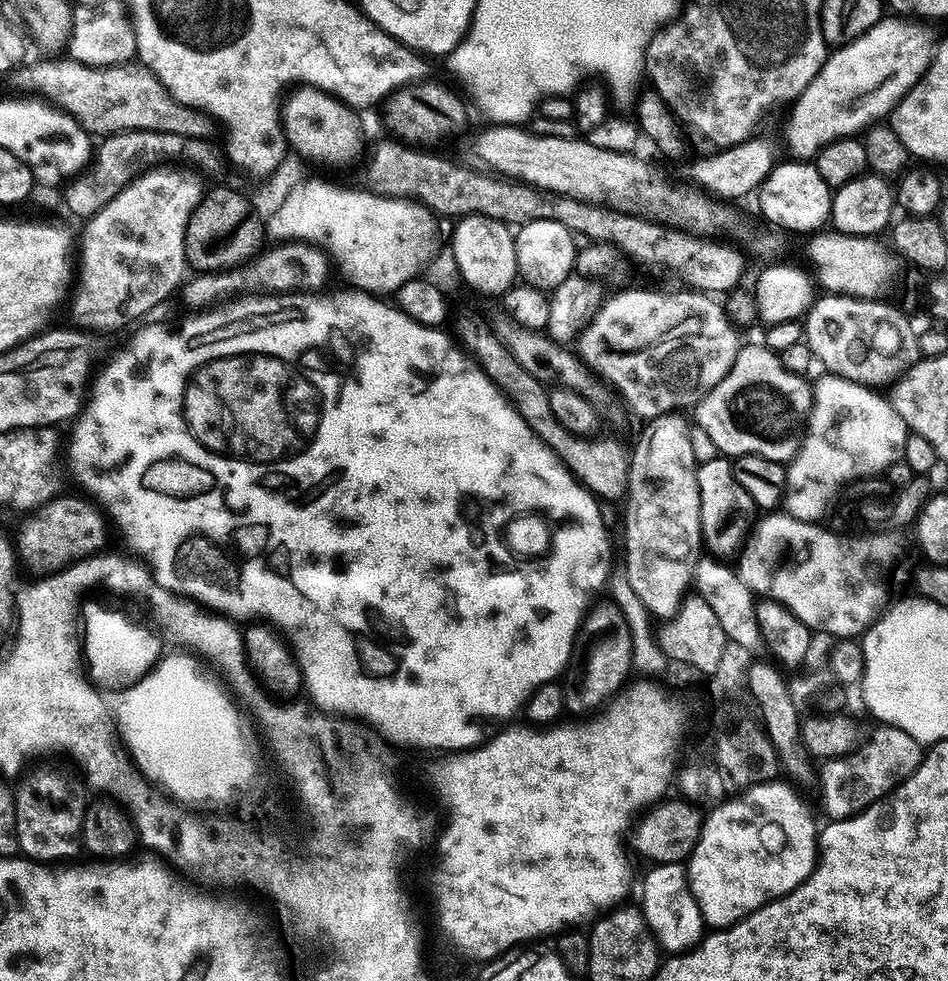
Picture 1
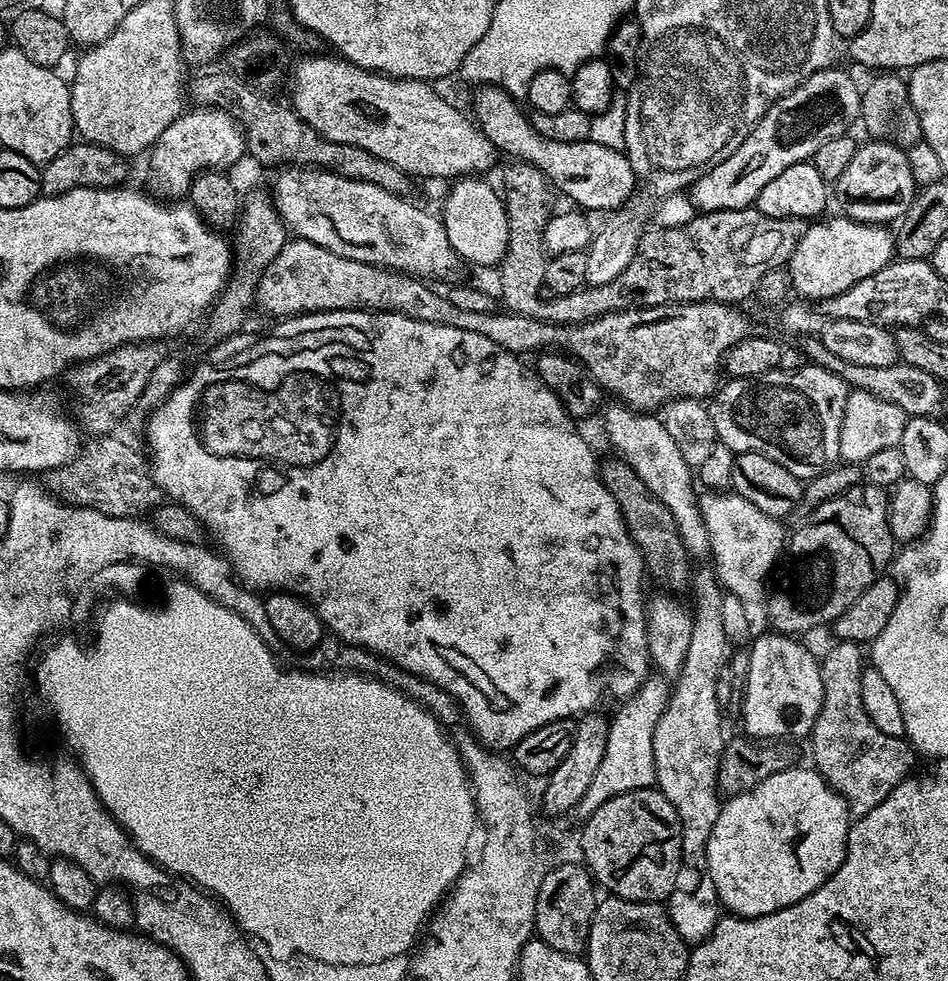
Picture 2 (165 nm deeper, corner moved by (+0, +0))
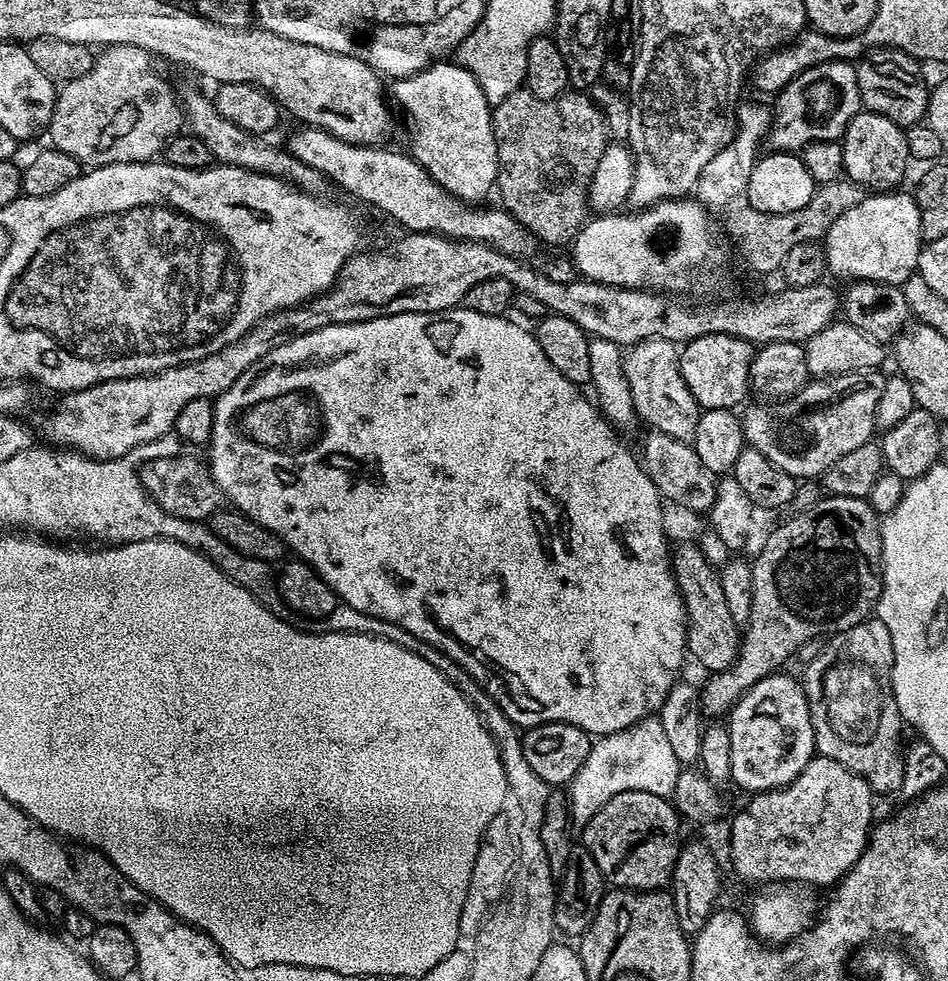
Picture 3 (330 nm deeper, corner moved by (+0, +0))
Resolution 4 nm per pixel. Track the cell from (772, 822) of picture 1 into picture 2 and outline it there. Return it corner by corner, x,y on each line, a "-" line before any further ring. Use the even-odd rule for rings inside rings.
793,766
782,770
778,774
770,774
770,778
758,782
754,786
754,790
743,792
737,796
728,796
727,799
721,803
718,822
714,822
714,830
710,830
710,842
706,846
706,862
708,863
706,879
714,882
714,890
718,894
721,905
723,905
731,915
751,918
754,916
774,914
778,910
794,906
802,898
806,898
814,890
818,890
823,886
823,884
835,874
838,866
842,866
844,856
848,853
848,829
850,827
848,803
827,784
823,776
816,771
815,767
800,767
801,766

